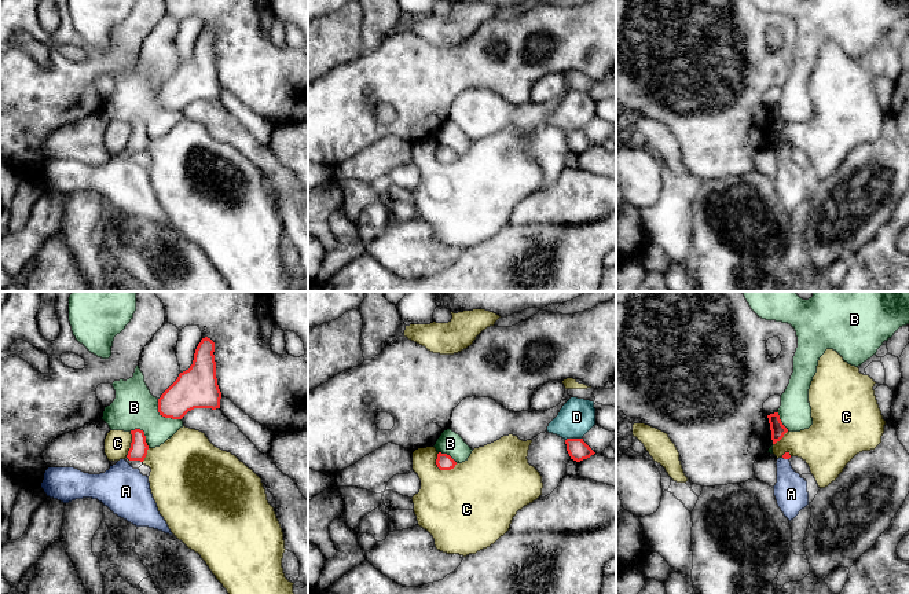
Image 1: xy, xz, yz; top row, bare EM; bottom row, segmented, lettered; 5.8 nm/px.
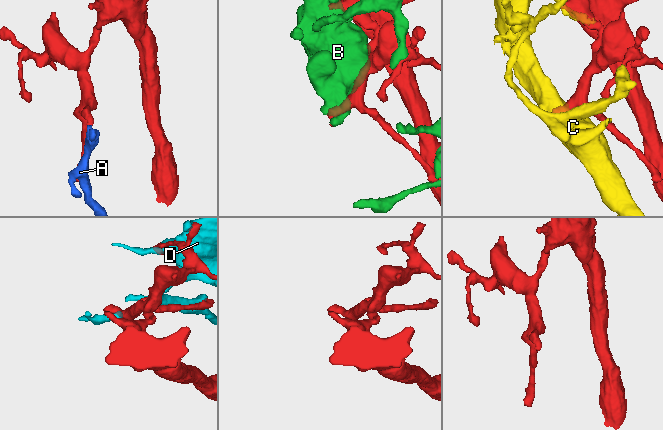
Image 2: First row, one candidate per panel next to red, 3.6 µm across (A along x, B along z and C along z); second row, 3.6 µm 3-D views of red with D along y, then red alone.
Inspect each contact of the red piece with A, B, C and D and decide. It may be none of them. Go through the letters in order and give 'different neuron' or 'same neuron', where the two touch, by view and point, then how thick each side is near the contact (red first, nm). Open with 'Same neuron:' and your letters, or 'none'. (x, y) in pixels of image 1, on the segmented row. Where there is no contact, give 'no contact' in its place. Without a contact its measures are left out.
Same neuron: A
A: same neuron; contact yz (785, 458); calibres 40 and 190 nm
B: different neuron; contact xy (164, 415); calibres 240 and 260 nm
C: different neuron; contact xz (442, 469); calibres 100 and 460 nm
D: different neuron; contact xz (572, 439); calibres 120 and 200 nm

